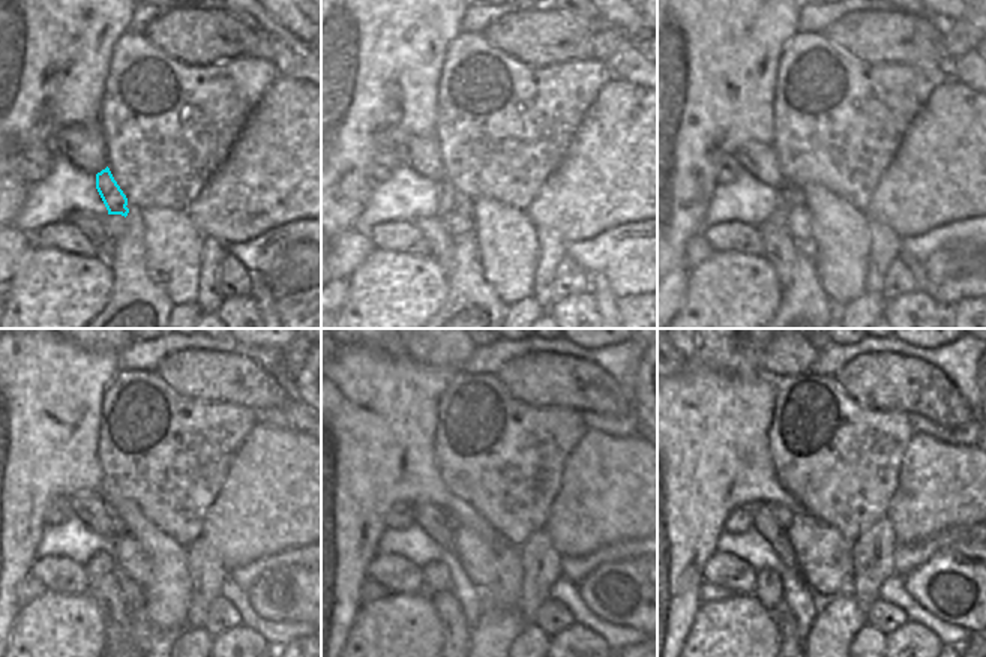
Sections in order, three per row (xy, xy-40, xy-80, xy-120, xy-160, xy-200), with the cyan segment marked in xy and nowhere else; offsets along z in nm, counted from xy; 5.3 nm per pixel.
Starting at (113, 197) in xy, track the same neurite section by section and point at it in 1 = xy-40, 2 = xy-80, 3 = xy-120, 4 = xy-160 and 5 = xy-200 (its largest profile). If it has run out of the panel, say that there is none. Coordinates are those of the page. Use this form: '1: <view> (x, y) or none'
1: xy-40 (447, 204)
2: xy-80 (779, 218)
3: xy-120 (102, 564)
4: xy-160 (435, 576)
5: xy-200 (769, 591)

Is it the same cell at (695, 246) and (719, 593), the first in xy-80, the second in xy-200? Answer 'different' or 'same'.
same

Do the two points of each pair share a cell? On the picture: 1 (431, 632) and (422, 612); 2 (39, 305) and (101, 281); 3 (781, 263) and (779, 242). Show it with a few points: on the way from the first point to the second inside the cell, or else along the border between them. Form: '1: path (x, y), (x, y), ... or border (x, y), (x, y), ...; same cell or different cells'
1: path (426, 627), (422, 623), (422, 617); same cell
2: path (54, 294), (74, 290), (86, 282); same cell
3: path (781, 258), (779, 246); same cell

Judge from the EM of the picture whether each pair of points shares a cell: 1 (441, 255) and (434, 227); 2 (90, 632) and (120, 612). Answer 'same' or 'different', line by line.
1: same
2: different

